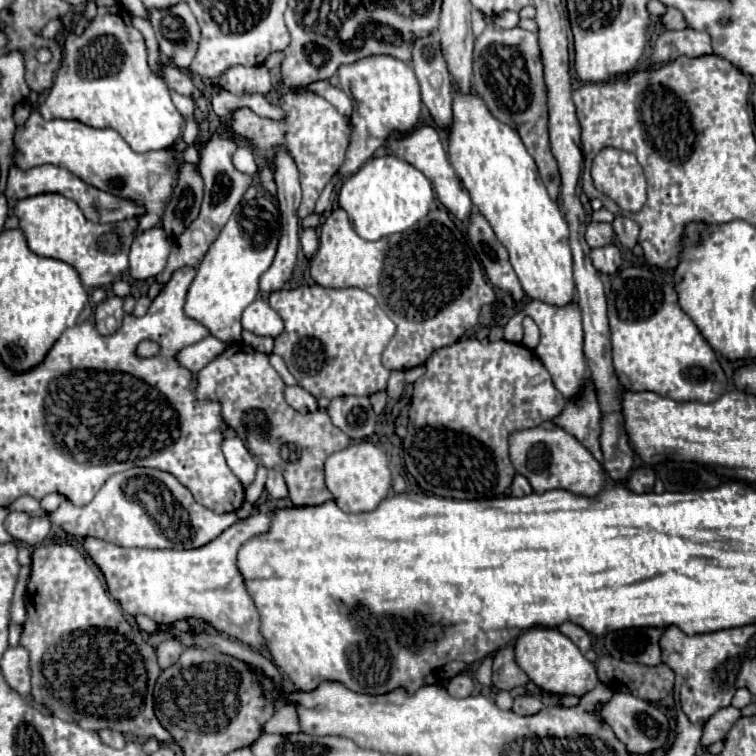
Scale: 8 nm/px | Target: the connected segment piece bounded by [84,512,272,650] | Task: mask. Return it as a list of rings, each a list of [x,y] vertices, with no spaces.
[[[256,512],[224,530],[220,538],[214,538],[200,550],[122,548],[98,538],[86,538],[84,550],[102,570],[112,598],[116,598],[130,616],[144,614],[158,624],[174,624],[188,618],[204,620],[218,632],[262,650],[266,648],[266,640],[260,634],[260,614],[244,586],[236,558],[240,546],[258,534],[266,534],[270,526],[270,516]]]

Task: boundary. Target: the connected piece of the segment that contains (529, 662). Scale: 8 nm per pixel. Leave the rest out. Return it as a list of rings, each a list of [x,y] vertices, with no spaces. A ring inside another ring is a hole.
[[[530,628],[522,632],[516,640],[516,664],[528,674],[528,678],[544,692],[552,694],[572,694],[572,696],[584,696],[590,692],[596,682],[596,668],[592,662],[588,662],[578,646],[560,634],[556,628]]]

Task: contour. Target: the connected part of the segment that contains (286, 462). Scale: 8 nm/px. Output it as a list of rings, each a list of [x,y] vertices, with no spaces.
[[[234,342],[198,372],[196,382],[194,396],[198,400],[218,400],[222,404],[224,420],[246,442],[256,462],[284,474],[290,500],[296,508],[320,506],[332,500],[332,494],[324,484],[324,460],[330,454],[344,450],[350,444],[350,438],[340,428],[332,426],[324,408],[318,410],[318,416],[302,416],[286,404],[284,382],[270,366],[268,354],[262,354],[248,344]]]

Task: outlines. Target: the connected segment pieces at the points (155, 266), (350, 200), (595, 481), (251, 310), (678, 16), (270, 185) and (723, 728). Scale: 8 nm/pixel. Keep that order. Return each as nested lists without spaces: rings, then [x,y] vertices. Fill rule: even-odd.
[[[158,226],[136,236],[130,248],[130,274],[136,280],[154,278],[168,260],[170,240]]]
[[[386,154],[380,158],[372,158],[368,160],[356,174],[352,174],[350,178],[344,180],[342,188],[340,188],[340,208],[346,210],[356,234],[364,240],[380,240],[386,236],[392,236],[396,232],[404,232],[408,230],[412,224],[416,224],[420,218],[424,218],[430,210],[430,202],[434,200],[434,192],[432,192],[432,184],[430,180],[416,170],[412,164],[408,164],[406,160],[396,158],[394,154]]]
[[[554,422],[510,434],[510,460],[516,472],[524,474],[534,492],[564,488],[580,496],[596,496],[604,486],[604,470],[580,442]]]
[[[262,298],[254,300],[244,310],[244,314],[242,314],[242,328],[252,332],[252,334],[258,334],[258,336],[272,336],[272,338],[276,338],[284,330],[282,318]]]
[[[668,8],[668,12],[662,16],[662,24],[668,28],[668,30],[682,30],[688,26],[688,22],[684,20],[682,12],[678,8]]]
[[[264,164],[264,168],[262,168],[262,174],[260,174],[260,178],[262,178],[262,184],[268,188],[268,192],[272,195],[274,199],[277,199],[277,188],[274,181],[274,176],[272,176],[272,170],[268,168],[268,164]]]
[[[724,708],[724,710],[718,710],[710,720],[708,724],[704,726],[704,734],[702,734],[702,744],[704,746],[710,746],[714,742],[720,742],[726,732],[734,726],[734,722],[740,718],[740,710],[738,708]]]

